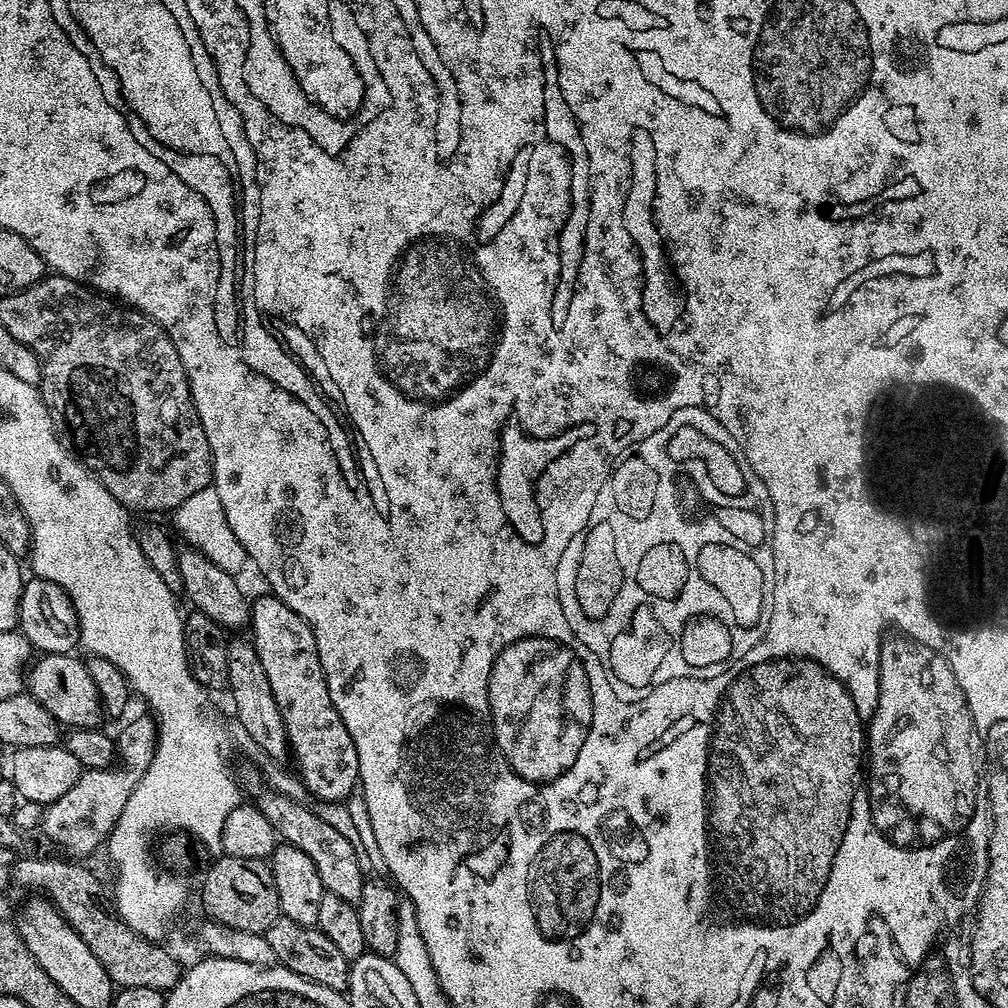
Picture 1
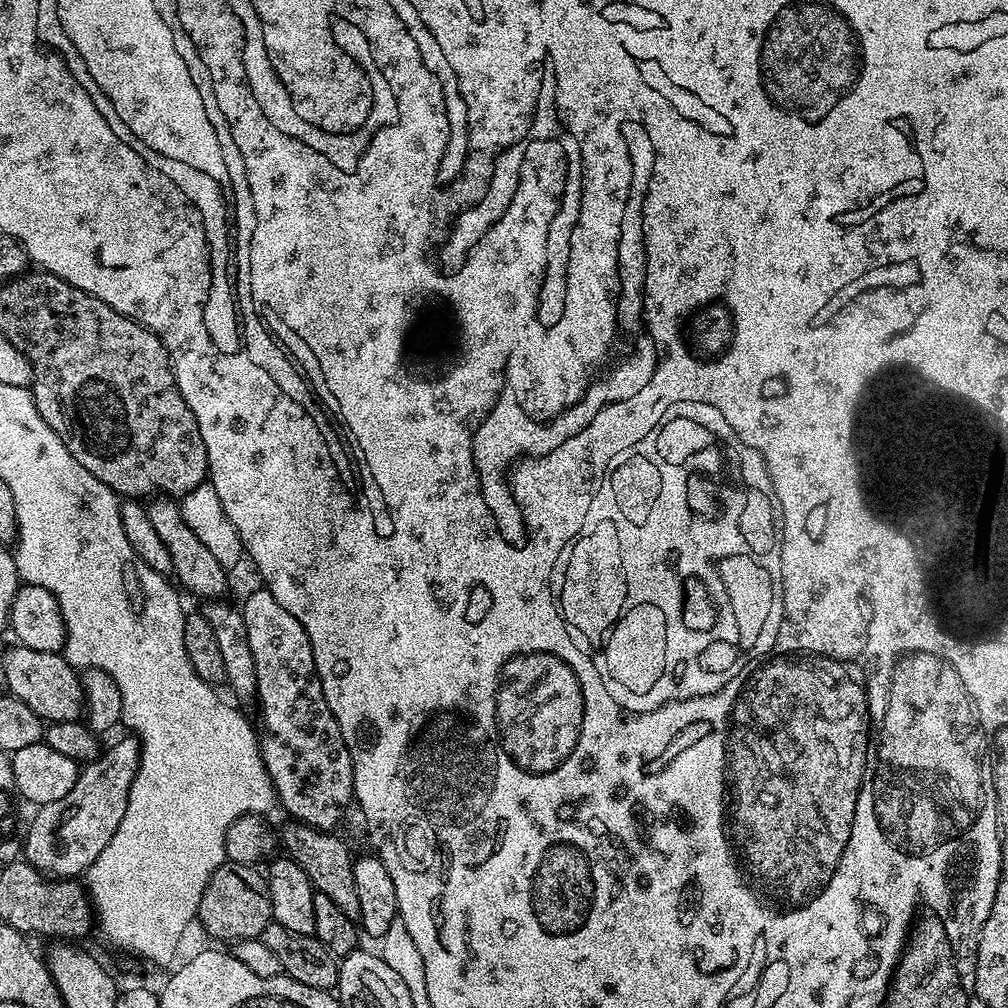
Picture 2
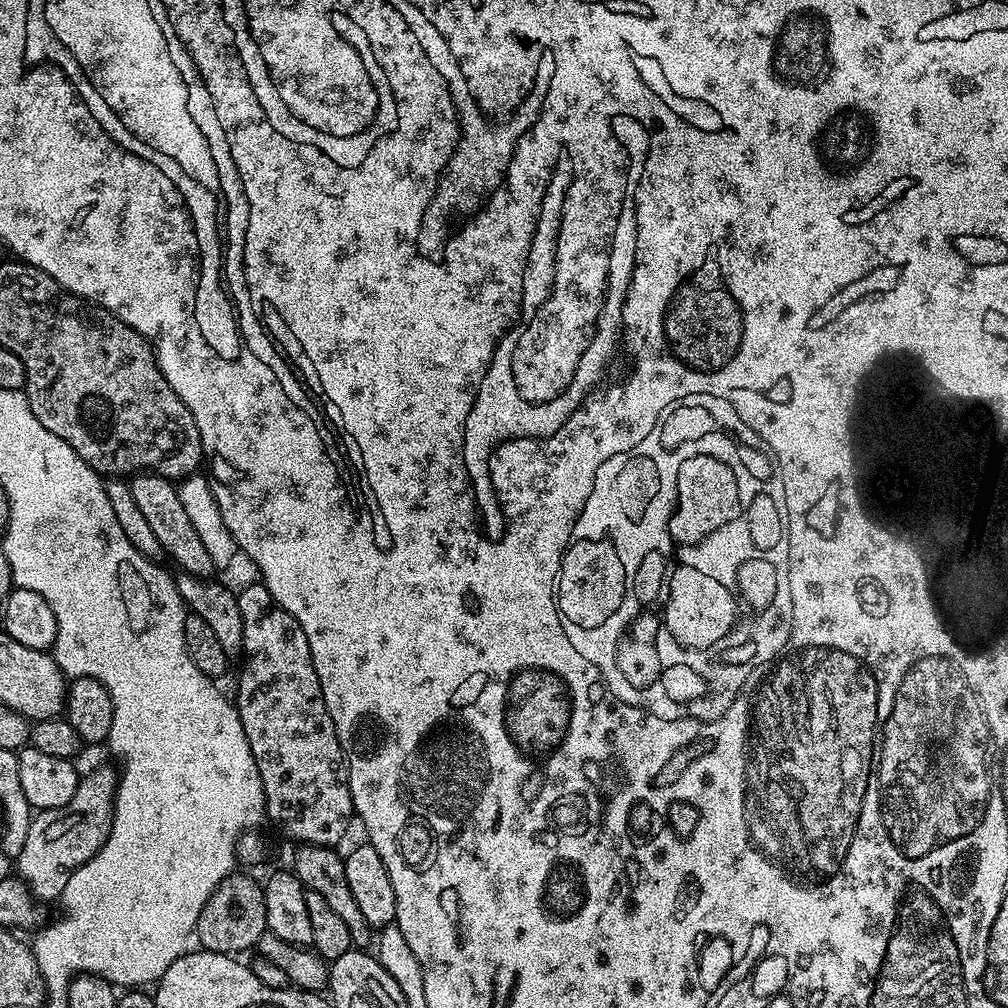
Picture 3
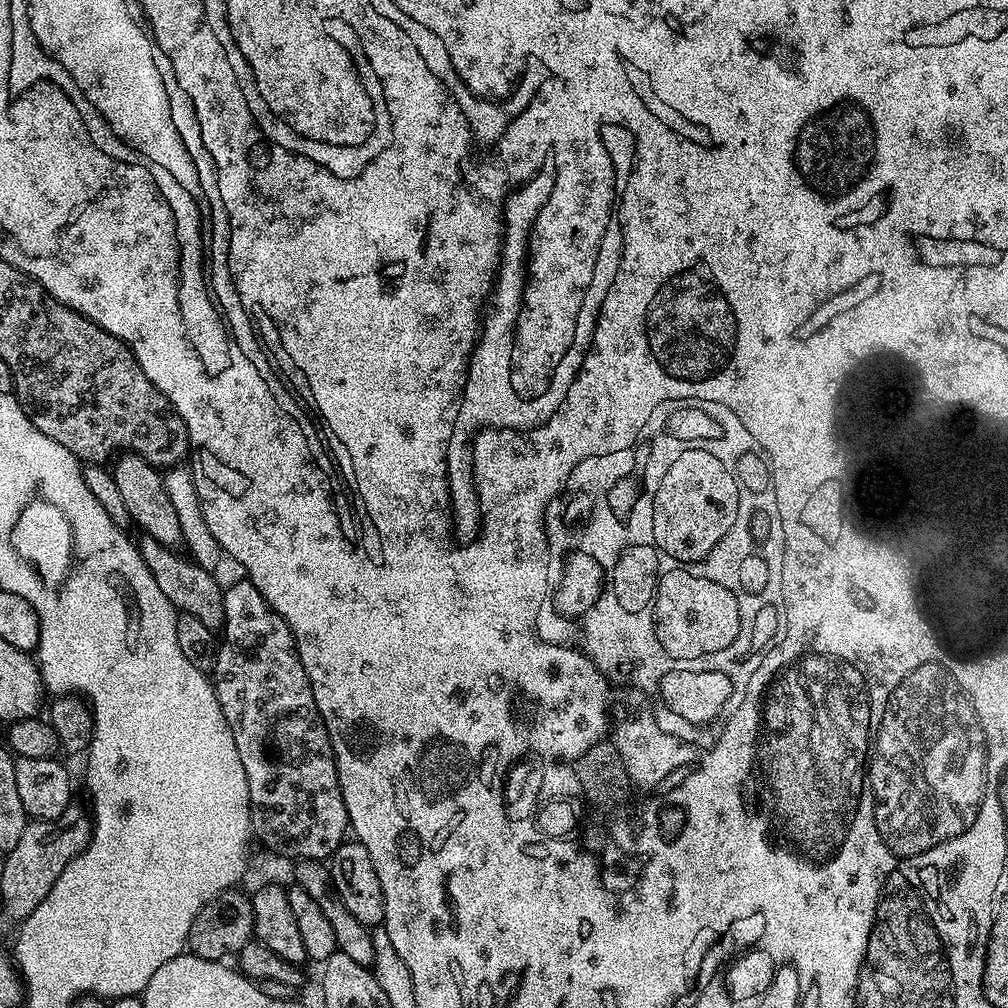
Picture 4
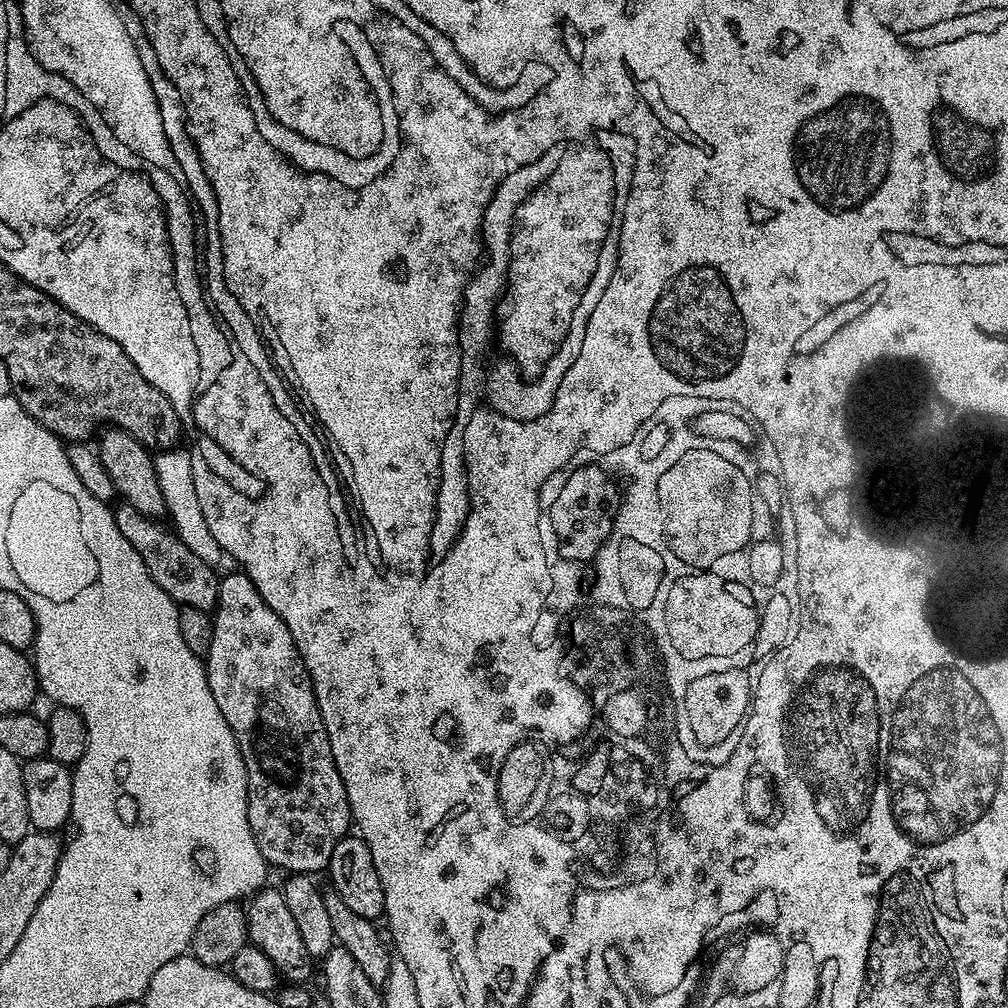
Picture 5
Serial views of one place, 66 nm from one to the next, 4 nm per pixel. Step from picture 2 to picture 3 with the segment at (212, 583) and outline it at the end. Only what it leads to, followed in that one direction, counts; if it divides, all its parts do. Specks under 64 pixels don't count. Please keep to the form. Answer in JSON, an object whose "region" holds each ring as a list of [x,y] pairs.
{"region":[[[141,473],[131,477],[130,487],[135,505],[142,510],[147,525],[154,530],[154,535],[161,543],[167,559],[172,559],[180,567],[180,570],[187,575],[211,577],[217,571],[216,563],[214,558],[210,558],[210,554],[206,551],[206,545],[203,544],[202,538],[198,538],[194,526],[190,526],[190,517],[186,514],[186,509],[182,507],[176,494],[177,487],[173,484],[173,481],[156,473]]]}

